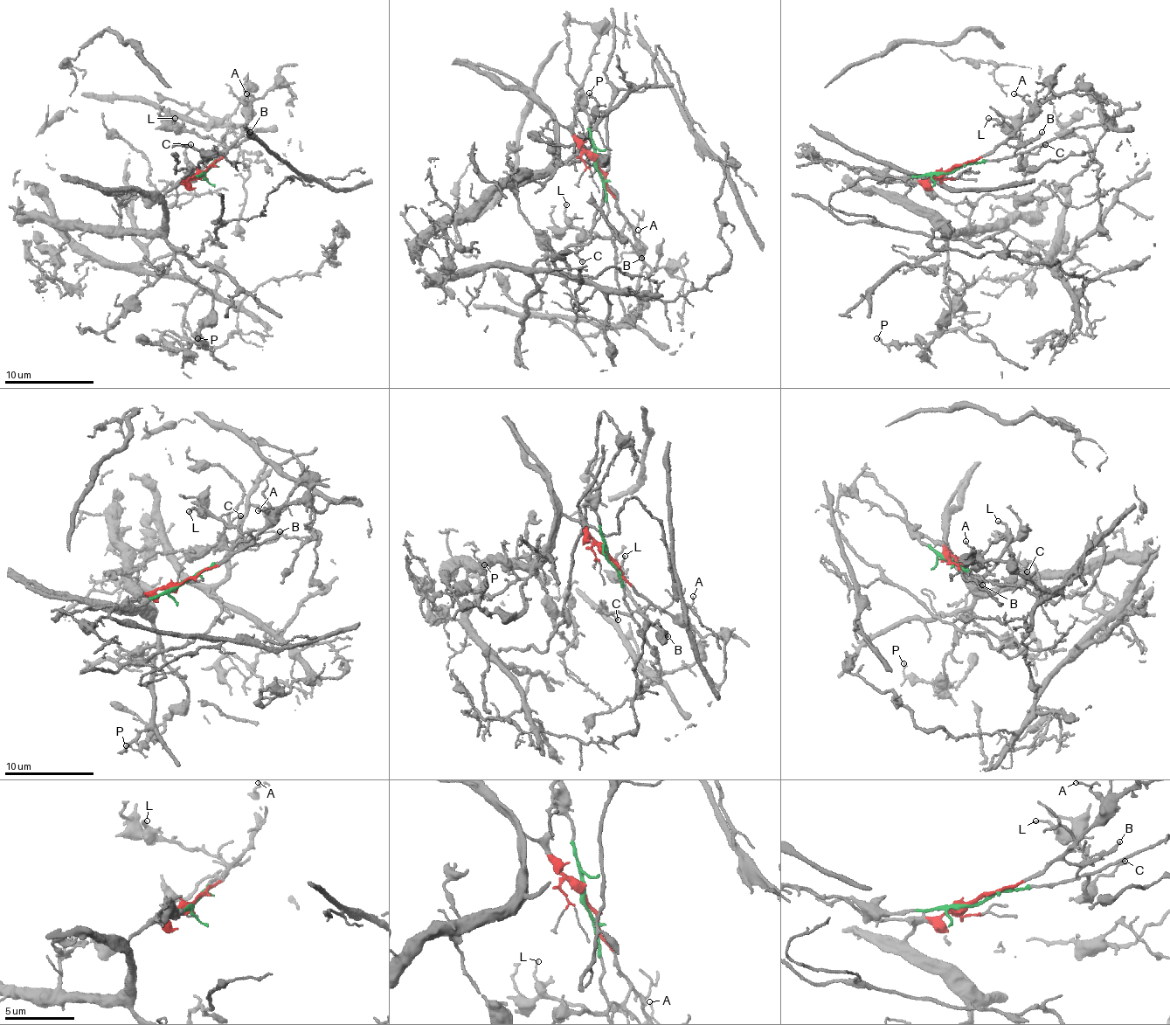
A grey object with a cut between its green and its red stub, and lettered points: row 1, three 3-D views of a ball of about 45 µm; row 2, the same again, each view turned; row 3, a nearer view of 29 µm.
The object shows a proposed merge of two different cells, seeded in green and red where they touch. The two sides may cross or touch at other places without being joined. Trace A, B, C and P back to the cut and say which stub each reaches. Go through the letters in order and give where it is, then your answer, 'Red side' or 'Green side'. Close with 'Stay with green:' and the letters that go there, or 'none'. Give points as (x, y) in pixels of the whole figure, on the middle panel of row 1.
A: Place: (638, 230). Red side
B: Place: (641, 258). Green side
C: Place: (582, 261). Green side
P: Place: (589, 93). Red side
Stay with green: B, C

